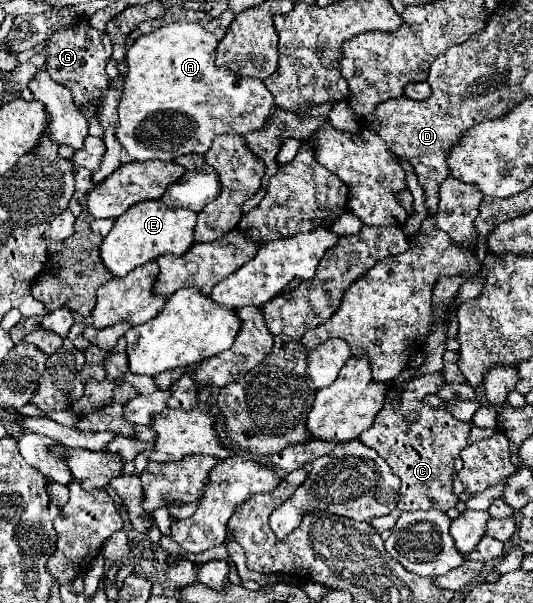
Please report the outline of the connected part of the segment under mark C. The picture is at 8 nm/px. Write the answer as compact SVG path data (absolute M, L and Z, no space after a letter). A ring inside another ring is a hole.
M443 372L413 376L411 380L403 382L401 386L391 384L385 396L383 410L375 416L375 422L369 430L361 432L359 440L371 448L391 466L391 470L401 478L401 498L395 510L383 518L369 520L375 532L391 530L405 510L443 510L447 512L457 504L457 496L453 494L453 474L455 474L455 460L459 452L483 438L495 434L495 430L477 428L473 422L455 420L447 410L435 410L423 398L427 394L437 394L439 388L445 384ZM415 412L419 418L415 422L407 420L407 414Z

